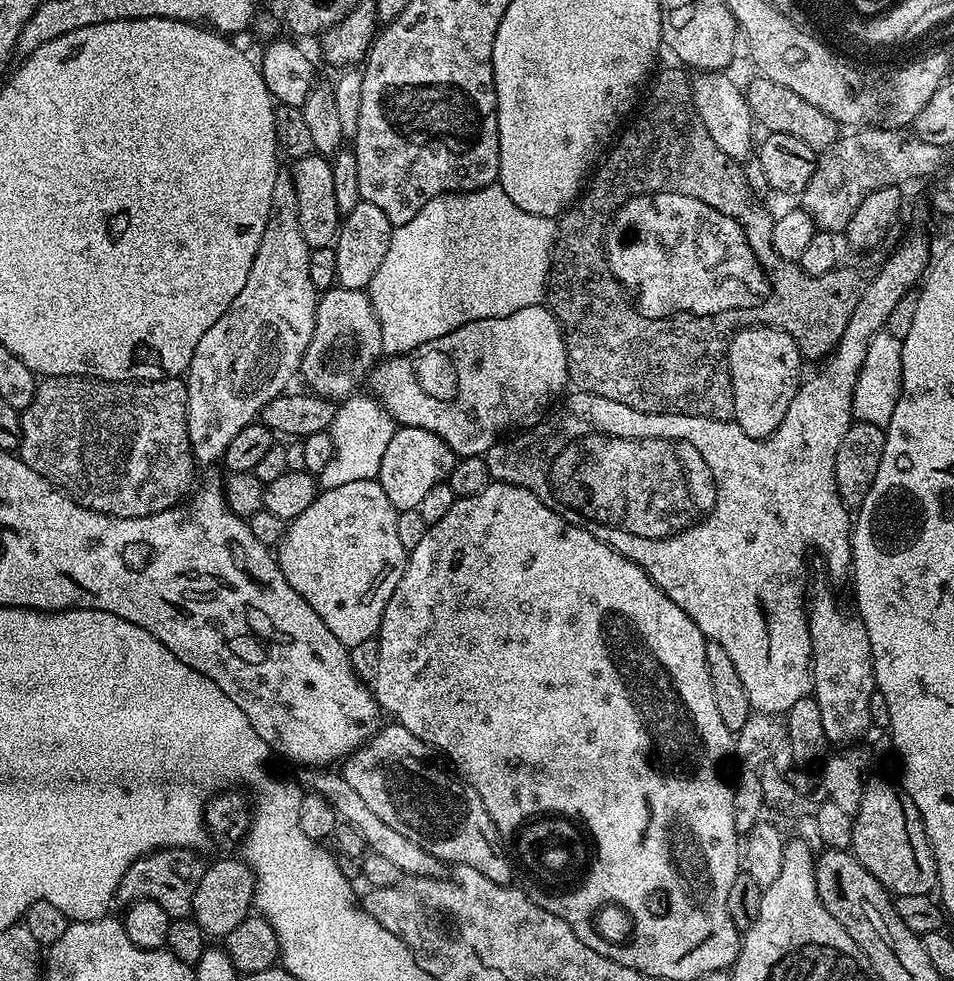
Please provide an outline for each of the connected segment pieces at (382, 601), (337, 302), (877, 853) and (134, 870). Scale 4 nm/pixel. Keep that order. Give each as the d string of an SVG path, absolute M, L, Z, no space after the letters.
M379 479L326 488L314 498L314 502L310 502L305 512L290 521L275 549L276 562L286 582L298 590L310 610L326 622L326 630L330 630L330 634L334 634L334 638L338 638L347 649L358 646L358 642L373 639L379 633L386 602L390 602L390 594L394 594L408 565L409 549L404 548L398 538L396 513Z
M333 286L317 299L316 317L314 318L314 334L310 338L310 346L306 346L304 357L300 363L299 375L315 395L327 396L333 402L343 401L353 395L360 383L376 367L384 352L384 343L380 333L380 323L376 317L374 306L370 302L367 291L350 290Z
M871 777L852 826L851 852L891 895L929 895L937 885L936 859L921 815L901 785Z
M159 848L156 852L140 857L128 867L116 888L115 903L127 906L136 900L153 900L173 920L191 917L194 890L198 890L198 882L202 882L206 867L205 861L200 861L200 854L191 848Z

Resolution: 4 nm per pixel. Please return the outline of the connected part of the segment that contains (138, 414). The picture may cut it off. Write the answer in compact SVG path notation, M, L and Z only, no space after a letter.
M45 376L37 383L34 402L30 402L30 406L26 406L20 412L20 425L22 434L20 435L18 455L26 462L26 466L30 466L30 470L45 476L51 484L55 484L61 492L71 496L84 508L95 512L122 518L153 516L181 503L193 487L194 461L192 447L188 441L188 385L183 379L169 378L167 380L129 382L126 380L97 380L94 376Z

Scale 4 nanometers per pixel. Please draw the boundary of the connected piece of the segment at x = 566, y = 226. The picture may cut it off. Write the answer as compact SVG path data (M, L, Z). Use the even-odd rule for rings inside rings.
M675 67L655 73L647 89L648 101L640 117L633 122L632 128L625 130L620 141L617 139L611 145L612 153L610 148L603 157L604 165L602 160L586 191L559 217L552 245L552 263L548 266L546 304L560 321L564 333L564 345L568 351L568 378L573 389L610 398L610 402L622 402L622 406L630 406L639 412L732 420L732 379L728 373L726 353L728 341L733 335L742 328L761 324L790 334L805 361L816 360L819 356L827 357L842 338L842 330L846 330L846 322L850 322L854 306L858 306L858 301L862 299L862 290L866 290L869 277L847 266L835 268L830 274L811 276L802 271L797 261L787 260L776 253L772 245L773 213L768 213L752 197L752 188L740 169L743 167L718 150L718 142L710 138L710 130L706 130L706 126L702 126L702 118L698 118L698 110L692 101L692 80L687 76L689 73L683 67Z

